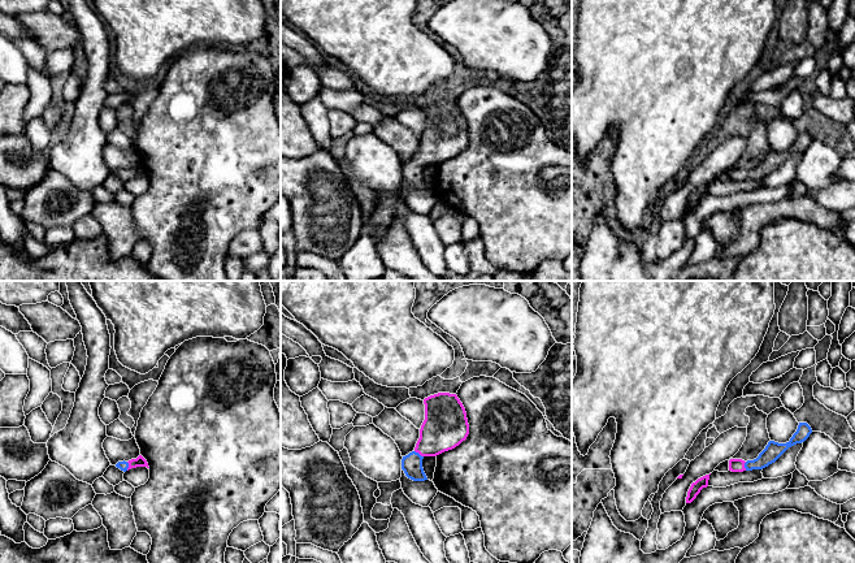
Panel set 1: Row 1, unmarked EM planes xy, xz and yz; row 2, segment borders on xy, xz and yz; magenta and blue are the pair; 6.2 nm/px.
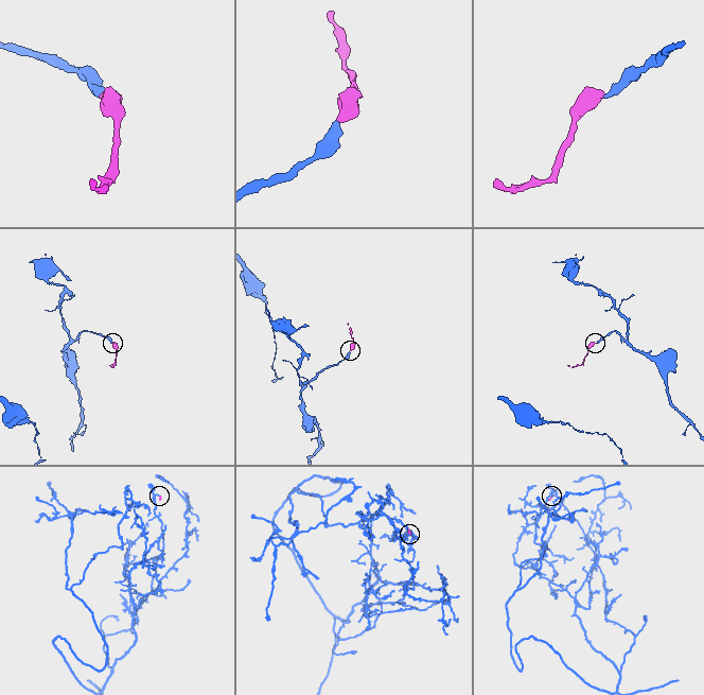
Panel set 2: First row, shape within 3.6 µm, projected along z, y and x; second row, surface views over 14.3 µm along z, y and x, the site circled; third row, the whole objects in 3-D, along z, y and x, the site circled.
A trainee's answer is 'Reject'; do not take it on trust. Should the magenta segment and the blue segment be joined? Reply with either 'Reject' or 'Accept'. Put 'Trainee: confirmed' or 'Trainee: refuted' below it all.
Accept
Trainee: refuted

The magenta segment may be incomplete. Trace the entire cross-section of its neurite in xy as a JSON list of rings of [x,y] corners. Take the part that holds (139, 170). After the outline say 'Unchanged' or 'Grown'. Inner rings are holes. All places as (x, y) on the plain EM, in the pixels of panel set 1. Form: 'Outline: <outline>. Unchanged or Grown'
Outline: [[[139,164],[136,168],[129,169],[129,170],[125,170],[125,169],[118,170],[116,173],[116,176],[120,177],[121,179],[123,179],[123,181],[126,181],[126,179],[129,179],[131,177],[136,177],[136,176],[147,176],[147,177],[149,177],[147,169],[142,164]]]. Grown

